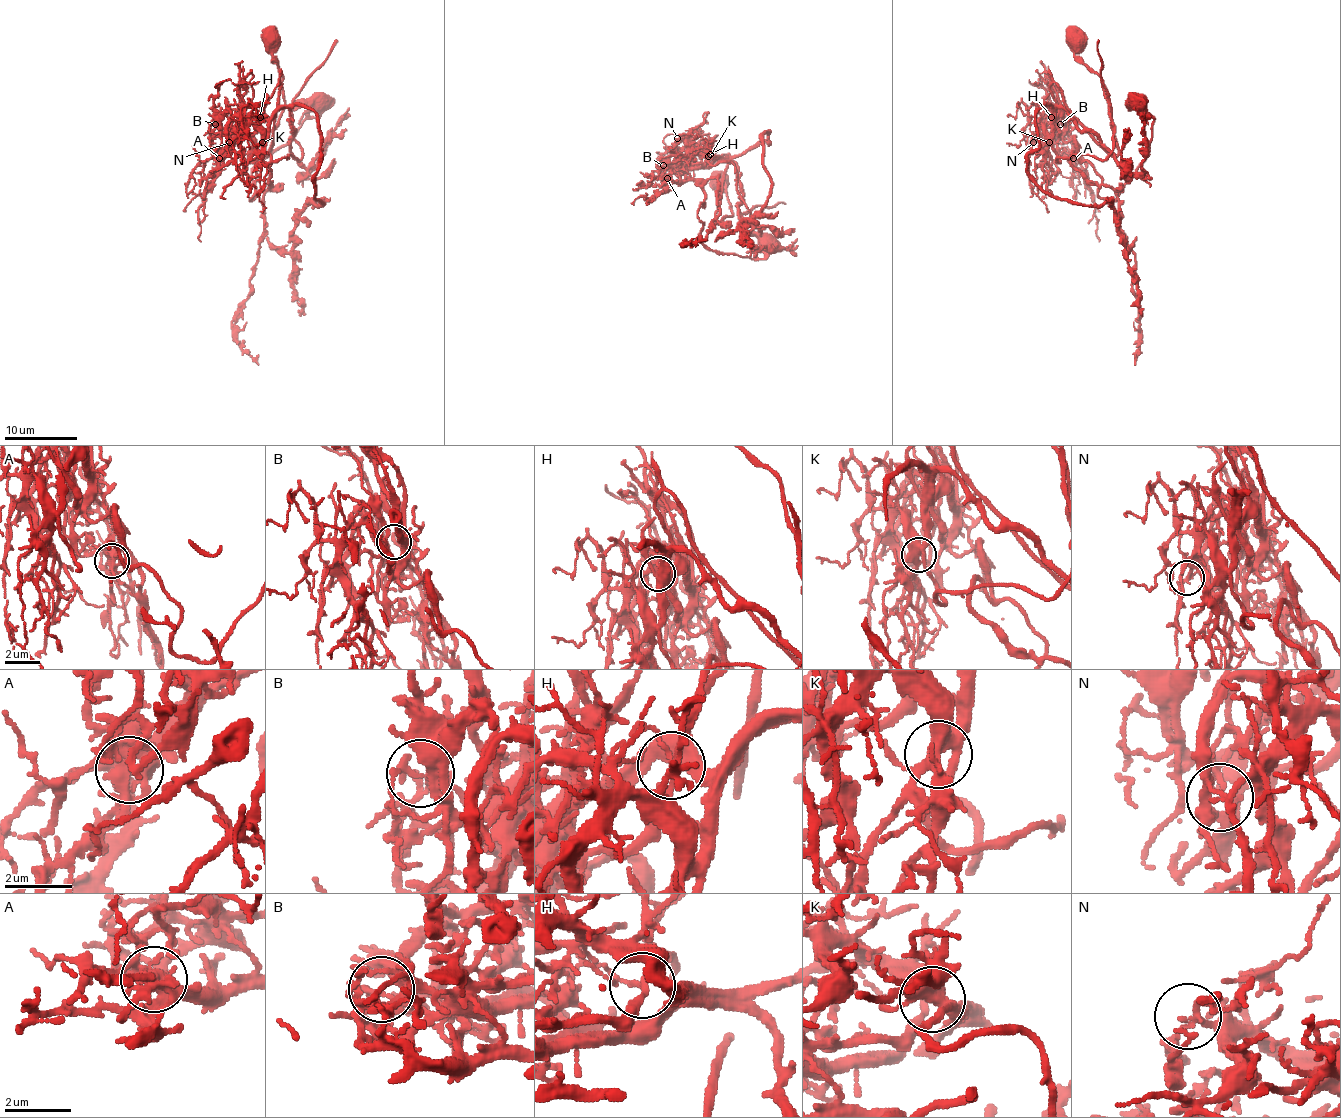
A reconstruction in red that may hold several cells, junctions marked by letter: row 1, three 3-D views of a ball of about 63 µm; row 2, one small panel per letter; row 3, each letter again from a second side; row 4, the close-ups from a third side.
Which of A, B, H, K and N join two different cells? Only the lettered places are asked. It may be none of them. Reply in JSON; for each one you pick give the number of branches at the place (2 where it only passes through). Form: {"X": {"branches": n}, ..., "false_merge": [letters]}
{"A": {"branches": 9}, "H": {"branches": 3}, "false_merge": ["A", "H"]}

